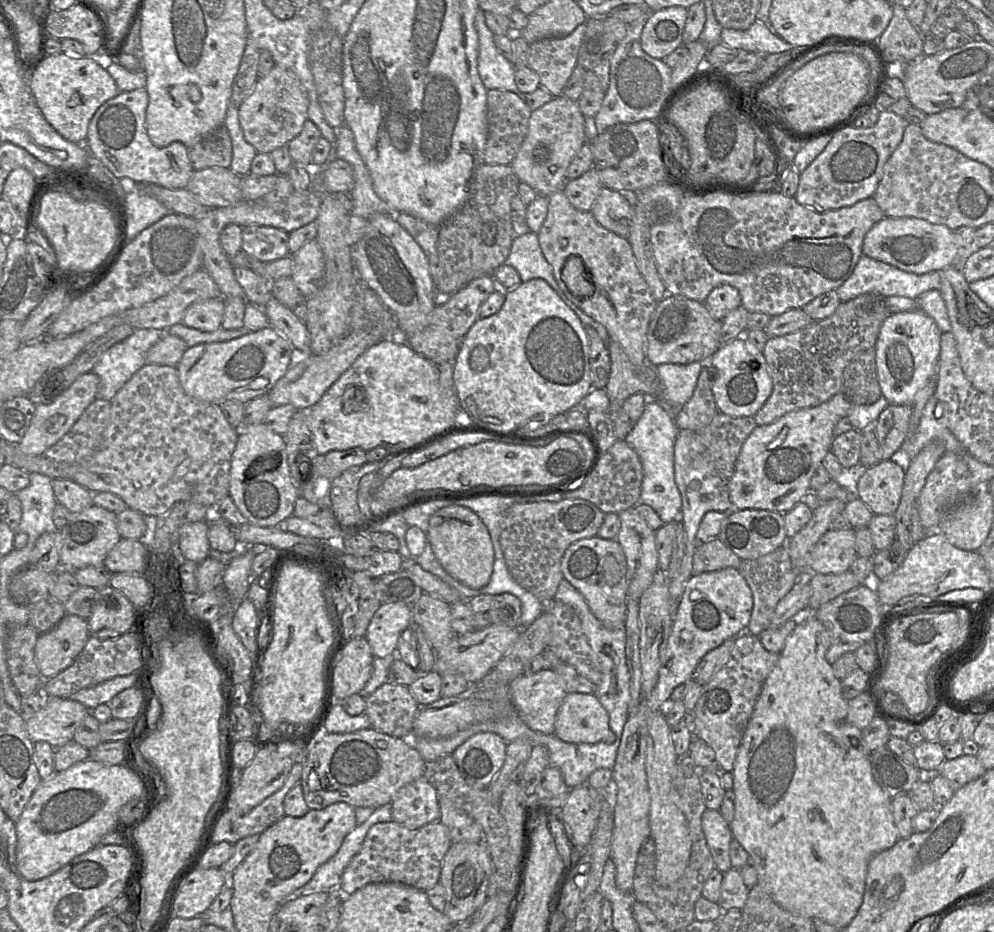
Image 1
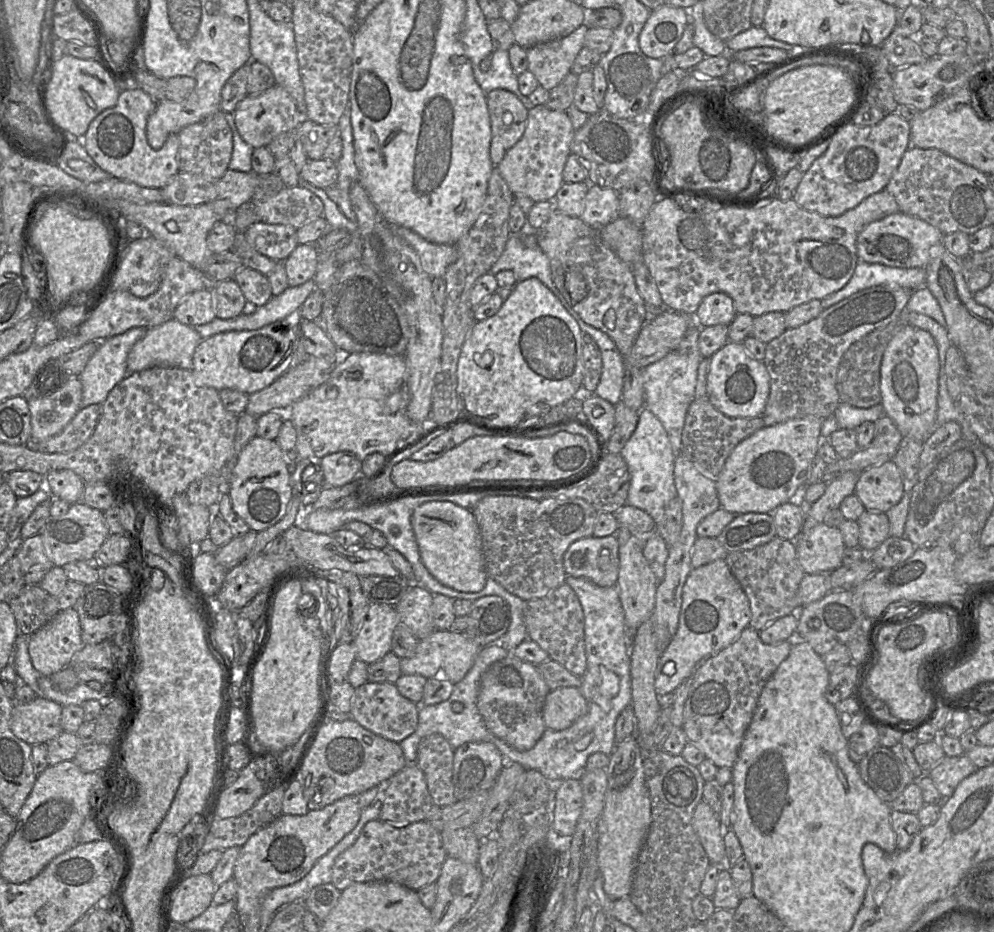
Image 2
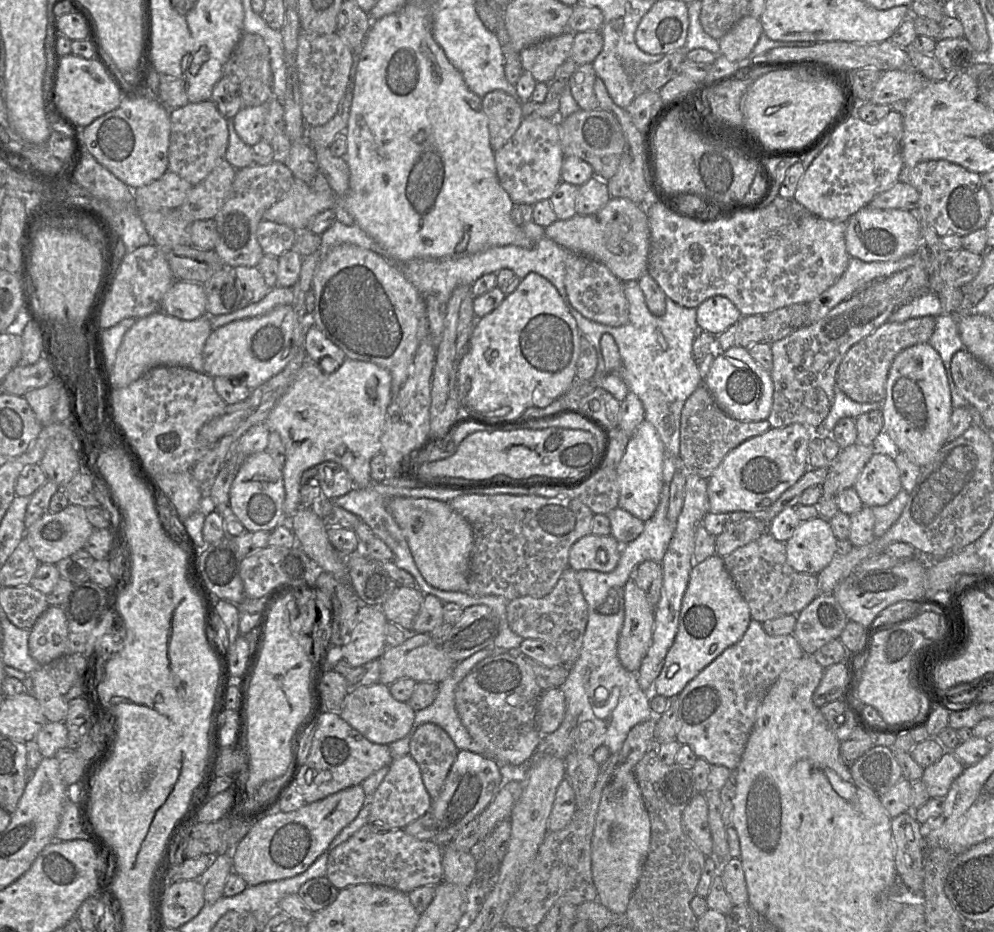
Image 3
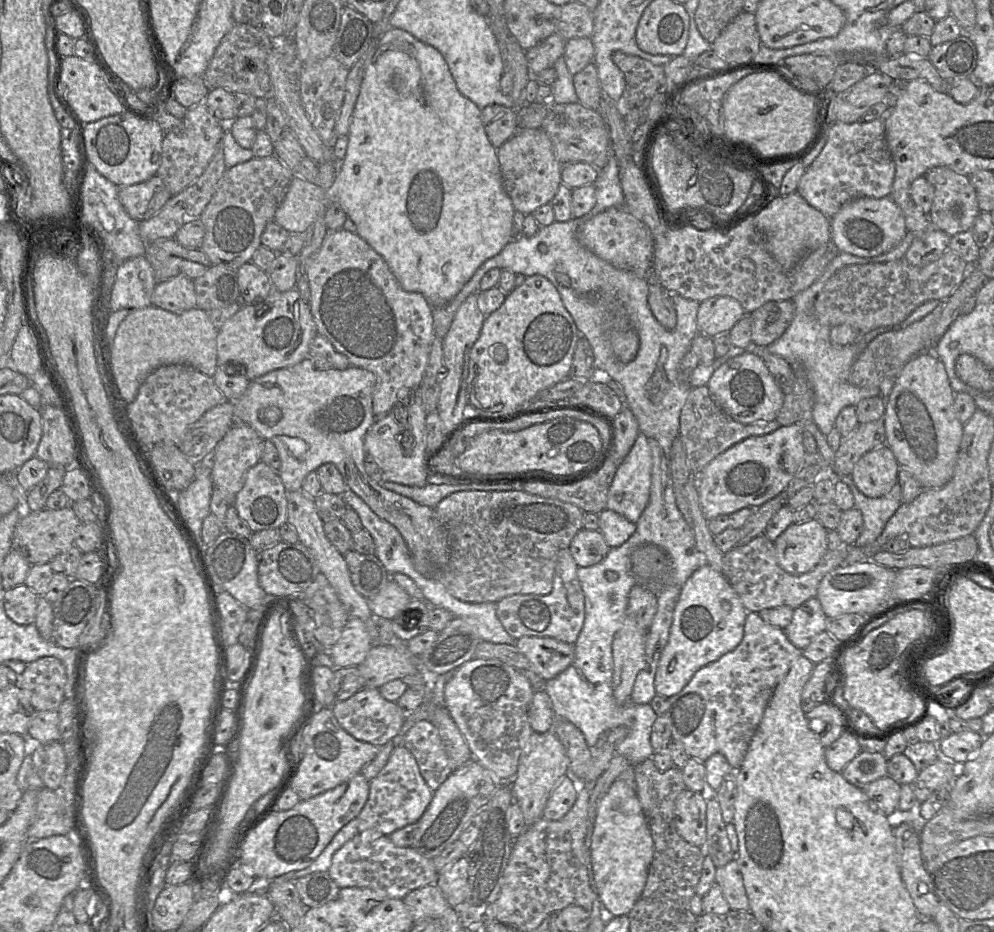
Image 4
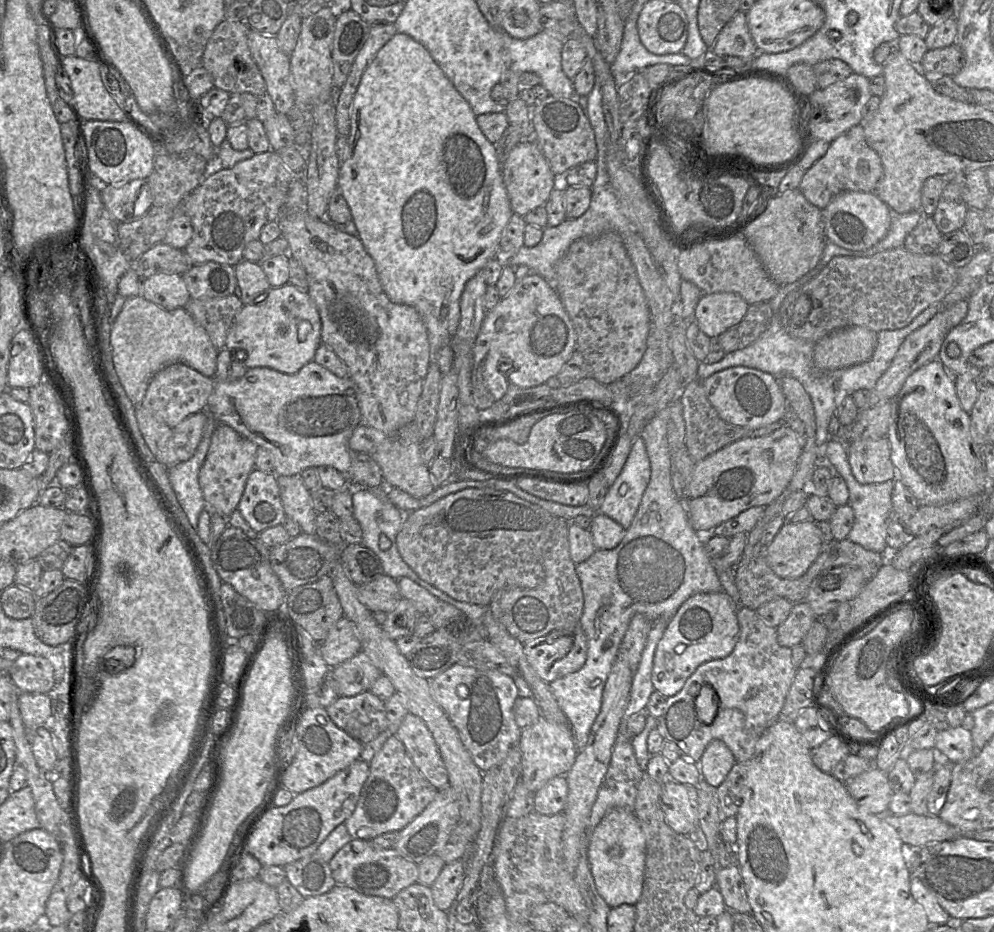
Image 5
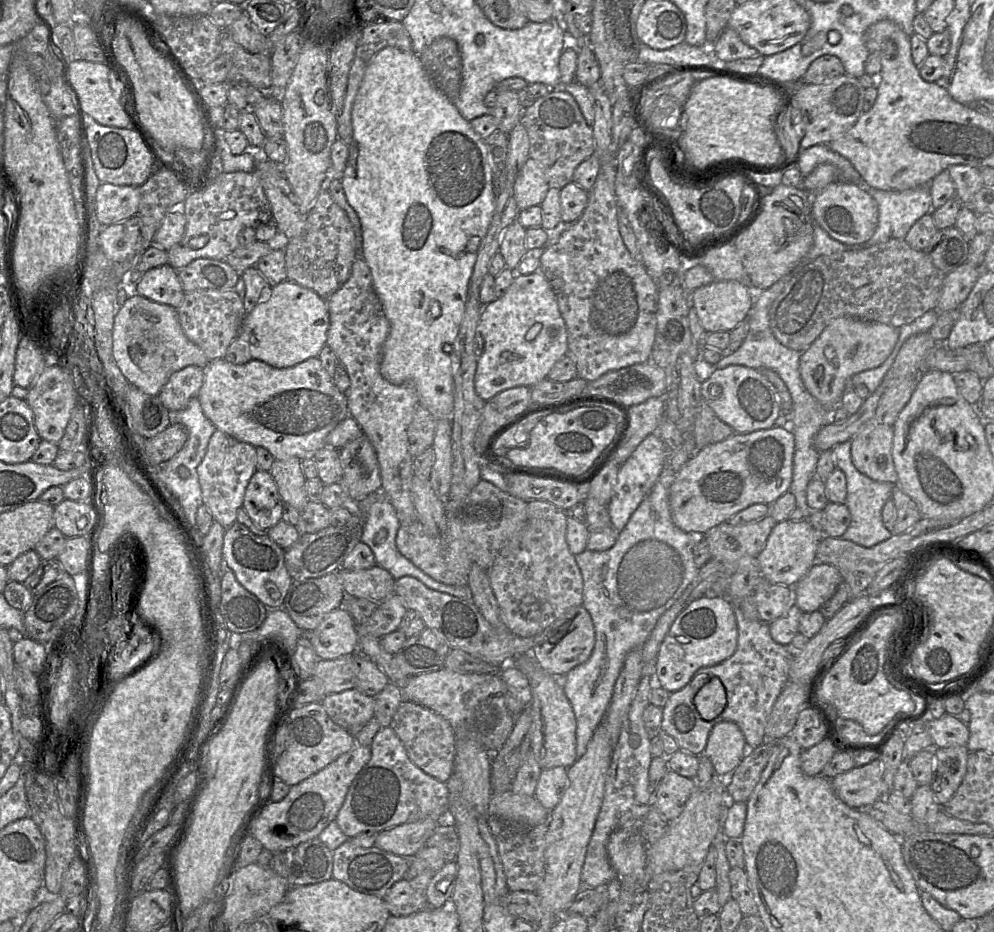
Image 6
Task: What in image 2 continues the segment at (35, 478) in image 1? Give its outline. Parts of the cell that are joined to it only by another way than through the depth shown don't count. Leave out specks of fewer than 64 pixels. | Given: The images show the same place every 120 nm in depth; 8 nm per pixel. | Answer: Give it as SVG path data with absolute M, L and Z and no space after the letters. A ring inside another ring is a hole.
M45 486L37 490L31 496L17 498L9 524L5 528L9 545L16 544L20 541L22 526L35 508L45 501L52 501L52 499L54 499L54 497L51 496Z

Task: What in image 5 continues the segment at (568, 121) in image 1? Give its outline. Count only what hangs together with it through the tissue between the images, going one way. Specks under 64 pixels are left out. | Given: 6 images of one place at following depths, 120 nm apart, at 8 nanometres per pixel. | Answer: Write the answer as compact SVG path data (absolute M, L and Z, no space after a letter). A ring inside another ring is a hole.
M533 139L518 143L502 163L501 170L513 214L523 217L535 208L546 204L554 189L556 176Z

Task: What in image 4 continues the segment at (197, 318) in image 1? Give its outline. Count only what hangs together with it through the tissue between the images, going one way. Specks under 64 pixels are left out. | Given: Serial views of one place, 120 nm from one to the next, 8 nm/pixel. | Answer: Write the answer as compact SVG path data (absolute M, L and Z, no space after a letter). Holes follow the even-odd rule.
M185 275L158 281L152 294L152 305L182 313L196 307L196 294L193 280Z

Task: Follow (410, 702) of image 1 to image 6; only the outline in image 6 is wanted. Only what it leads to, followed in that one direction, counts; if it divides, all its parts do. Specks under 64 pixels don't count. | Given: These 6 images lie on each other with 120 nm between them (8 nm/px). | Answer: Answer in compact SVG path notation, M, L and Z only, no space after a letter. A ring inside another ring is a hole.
M357 689L327 695L321 704L330 719L354 737L375 715L375 699Z

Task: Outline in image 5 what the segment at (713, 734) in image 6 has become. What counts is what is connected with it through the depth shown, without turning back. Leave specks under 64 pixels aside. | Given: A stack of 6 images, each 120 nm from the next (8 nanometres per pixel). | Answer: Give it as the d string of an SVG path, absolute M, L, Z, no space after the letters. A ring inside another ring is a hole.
M712 740L698 763L702 779L715 788L724 782L735 764L733 753L721 740Z

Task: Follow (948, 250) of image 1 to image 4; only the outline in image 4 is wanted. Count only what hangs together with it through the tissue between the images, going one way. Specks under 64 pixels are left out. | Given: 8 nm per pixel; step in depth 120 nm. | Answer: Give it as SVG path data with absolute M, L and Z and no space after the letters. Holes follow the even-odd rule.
M860 197L844 204L830 219L831 241L839 252L858 257L874 257L896 247L905 237L905 217L890 198Z

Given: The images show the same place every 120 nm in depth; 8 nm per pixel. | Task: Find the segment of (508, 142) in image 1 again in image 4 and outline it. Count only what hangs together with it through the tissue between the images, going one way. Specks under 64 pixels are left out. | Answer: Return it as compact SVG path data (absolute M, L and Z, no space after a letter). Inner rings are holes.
M488 105L481 110L481 120L490 143L496 149L517 132L515 109Z

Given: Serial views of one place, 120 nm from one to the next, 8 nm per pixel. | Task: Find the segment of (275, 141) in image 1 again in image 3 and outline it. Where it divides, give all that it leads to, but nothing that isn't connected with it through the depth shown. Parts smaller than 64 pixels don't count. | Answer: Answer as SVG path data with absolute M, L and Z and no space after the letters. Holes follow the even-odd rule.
M265 103L254 107L242 107L235 115L235 132L246 145L252 147L262 139L265 117Z

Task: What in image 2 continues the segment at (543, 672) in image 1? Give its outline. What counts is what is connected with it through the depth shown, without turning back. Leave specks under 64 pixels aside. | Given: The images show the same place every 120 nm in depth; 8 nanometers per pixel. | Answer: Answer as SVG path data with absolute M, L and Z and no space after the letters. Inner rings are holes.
M511 653L494 662L482 675L477 707L494 736L519 751L527 751L535 746L547 729L542 710L550 691L536 665L522 661Z

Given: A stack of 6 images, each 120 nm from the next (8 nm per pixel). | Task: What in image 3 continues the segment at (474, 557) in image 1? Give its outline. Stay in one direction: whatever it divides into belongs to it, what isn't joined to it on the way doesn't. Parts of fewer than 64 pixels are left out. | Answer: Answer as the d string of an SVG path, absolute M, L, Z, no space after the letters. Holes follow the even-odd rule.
M393 497L387 500L387 509L406 538L424 579L439 590L466 593L474 544L470 523L449 503L435 499Z

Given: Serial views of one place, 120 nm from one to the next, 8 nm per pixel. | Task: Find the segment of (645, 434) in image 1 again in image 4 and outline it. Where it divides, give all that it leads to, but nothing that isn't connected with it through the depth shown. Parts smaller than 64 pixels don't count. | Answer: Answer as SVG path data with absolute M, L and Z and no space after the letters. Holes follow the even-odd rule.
M640 432L616 470L609 486L606 509L636 524L649 501L651 471L650 446L646 436Z

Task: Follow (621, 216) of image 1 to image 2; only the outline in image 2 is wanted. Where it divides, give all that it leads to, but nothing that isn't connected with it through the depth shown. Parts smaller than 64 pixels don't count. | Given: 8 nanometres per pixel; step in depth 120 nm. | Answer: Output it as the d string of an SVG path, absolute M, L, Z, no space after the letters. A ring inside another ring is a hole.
M590 184L581 220L591 227L602 228L619 216L619 194L613 189Z

